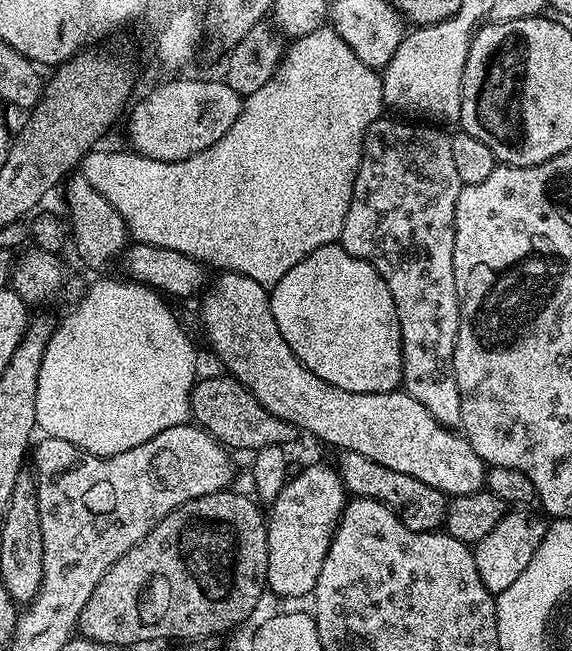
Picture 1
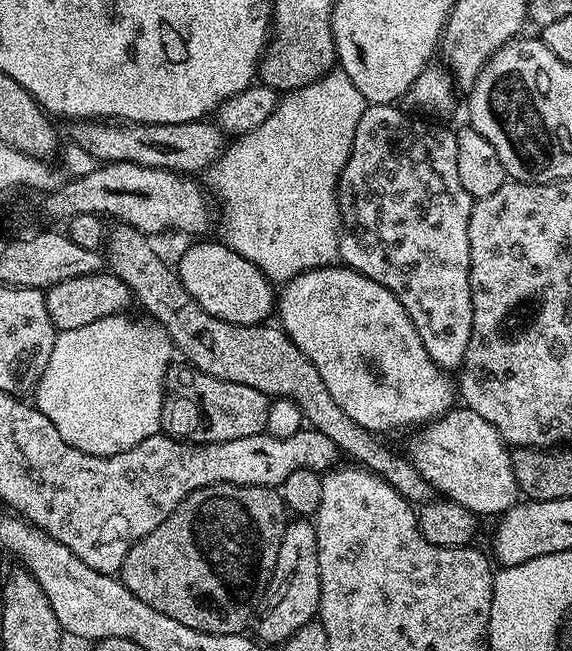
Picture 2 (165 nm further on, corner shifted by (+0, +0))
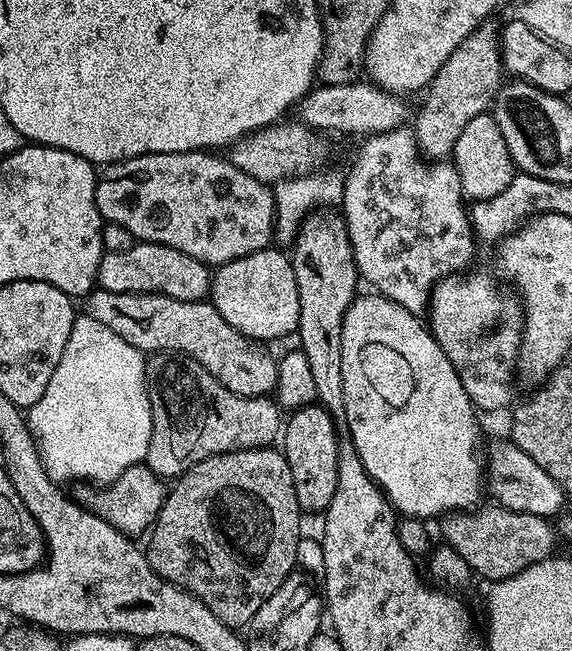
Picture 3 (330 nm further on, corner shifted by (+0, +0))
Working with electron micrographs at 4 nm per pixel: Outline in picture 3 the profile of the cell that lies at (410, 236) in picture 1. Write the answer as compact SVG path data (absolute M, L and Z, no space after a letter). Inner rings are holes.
M401 126L389 132L379 132L361 143L364 145L357 150L352 169L348 176L343 177L342 215L350 234L359 279L373 284L379 295L398 302L398 306L410 310L410 314L423 317L436 283L465 271L471 265L468 263L478 244L474 239L470 212L456 165L451 162L429 162L416 145L415 135L406 129Z

